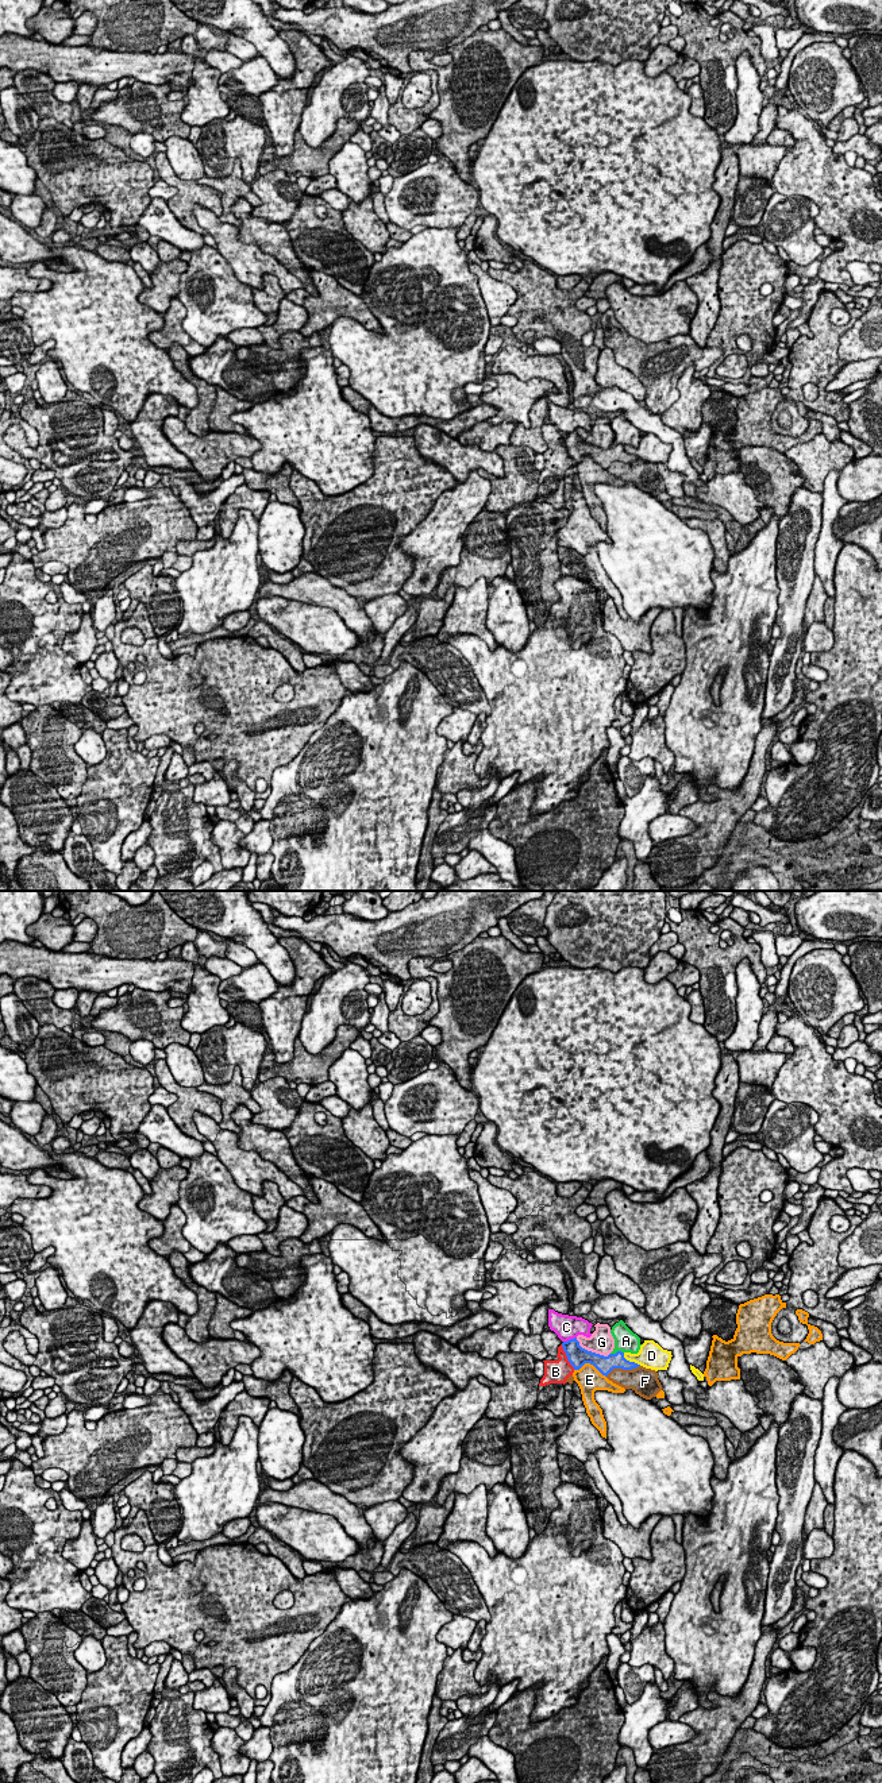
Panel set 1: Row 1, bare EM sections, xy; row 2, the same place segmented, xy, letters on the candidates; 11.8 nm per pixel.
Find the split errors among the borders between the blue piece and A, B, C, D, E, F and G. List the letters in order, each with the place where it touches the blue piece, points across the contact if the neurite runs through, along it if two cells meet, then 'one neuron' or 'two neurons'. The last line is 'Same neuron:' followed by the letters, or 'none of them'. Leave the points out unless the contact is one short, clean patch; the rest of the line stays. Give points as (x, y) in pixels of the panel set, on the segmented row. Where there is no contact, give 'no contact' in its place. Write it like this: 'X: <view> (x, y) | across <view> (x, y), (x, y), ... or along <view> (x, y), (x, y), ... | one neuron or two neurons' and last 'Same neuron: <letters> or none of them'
A: xy (617, 1351) | two neurons
B: xy (566, 1355) | along xy (561, 1345), (566, 1359), (574, 1369) | two neurons
C: xy (570, 1339) | two neurons
D: xy (631, 1362) | two neurons
E: xy (590, 1363) | two neurons
F: xy (621, 1367) | two neurons
G: xy (590, 1351) | two neurons
Same neuron: none of them

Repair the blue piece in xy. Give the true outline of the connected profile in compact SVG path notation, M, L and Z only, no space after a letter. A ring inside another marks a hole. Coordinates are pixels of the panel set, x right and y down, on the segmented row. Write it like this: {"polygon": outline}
{"polygon": "M577 1338L563 1342L562 1347L574 1370L579 1370L585 1363L590 1363L602 1375L608 1377L613 1369L632 1370L640 1366L635 1362L627 1361L621 1351L609 1354L608 1356L588 1351L579 1346Z"}

